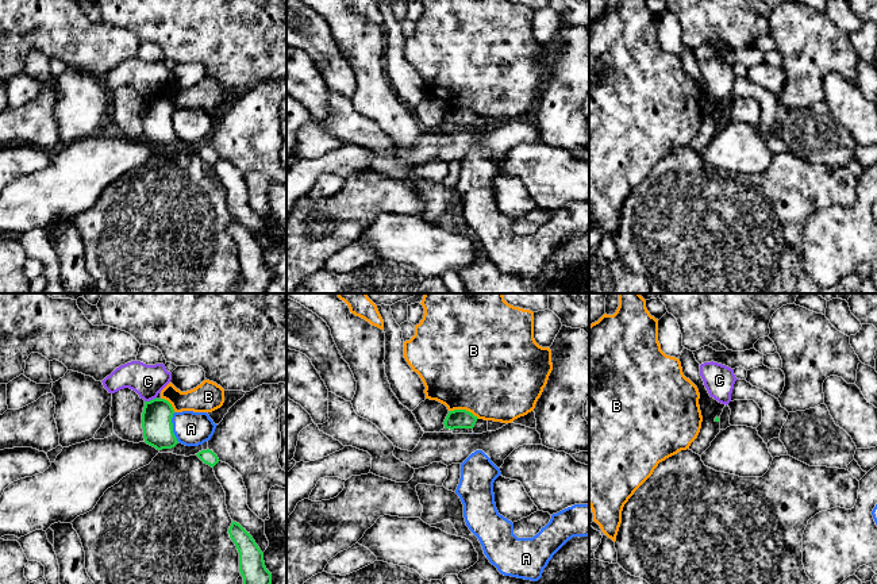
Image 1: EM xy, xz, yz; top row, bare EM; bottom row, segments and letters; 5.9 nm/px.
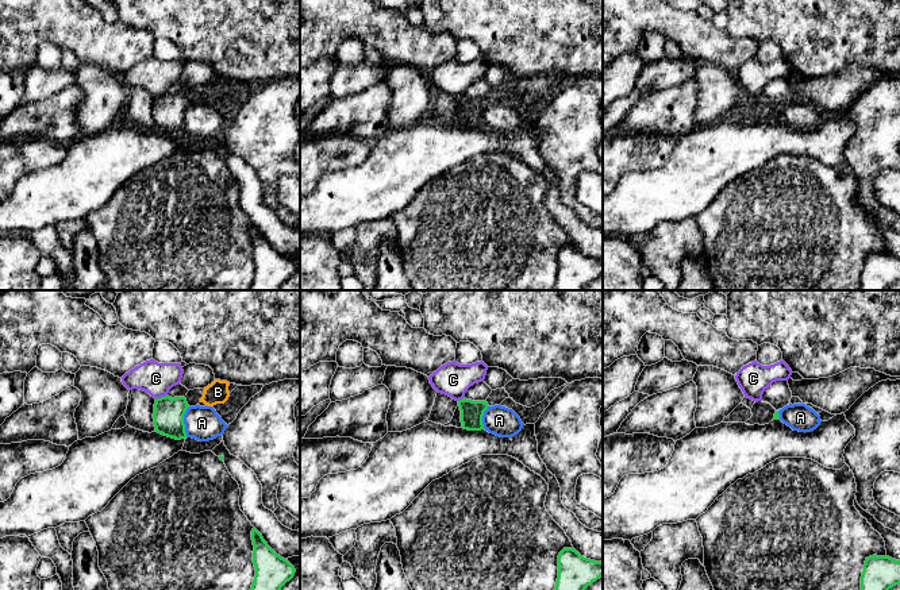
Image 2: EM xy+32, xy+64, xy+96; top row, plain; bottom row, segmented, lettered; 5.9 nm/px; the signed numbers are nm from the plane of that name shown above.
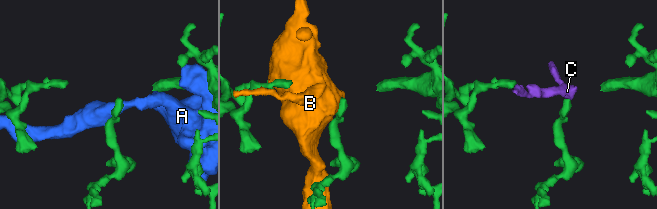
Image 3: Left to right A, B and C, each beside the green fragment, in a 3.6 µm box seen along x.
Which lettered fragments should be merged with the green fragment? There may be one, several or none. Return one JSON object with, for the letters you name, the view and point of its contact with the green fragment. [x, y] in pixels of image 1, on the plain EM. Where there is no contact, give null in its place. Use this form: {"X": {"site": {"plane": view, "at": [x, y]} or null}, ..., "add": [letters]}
{"add": []}

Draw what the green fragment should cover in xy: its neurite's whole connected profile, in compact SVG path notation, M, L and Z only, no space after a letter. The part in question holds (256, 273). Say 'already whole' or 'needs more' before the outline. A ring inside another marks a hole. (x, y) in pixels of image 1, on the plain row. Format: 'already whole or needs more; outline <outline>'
already whole; outline M232 218L228 231L238 246L239 269L243 274L243 284L238 293L265 293L272 281L272 270L265 264L264 250L239 220Z

